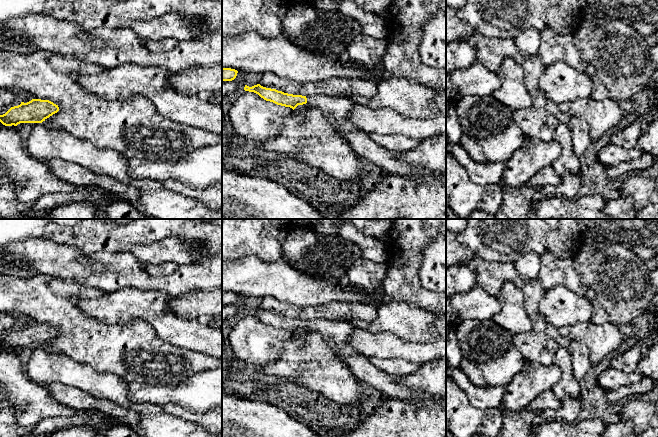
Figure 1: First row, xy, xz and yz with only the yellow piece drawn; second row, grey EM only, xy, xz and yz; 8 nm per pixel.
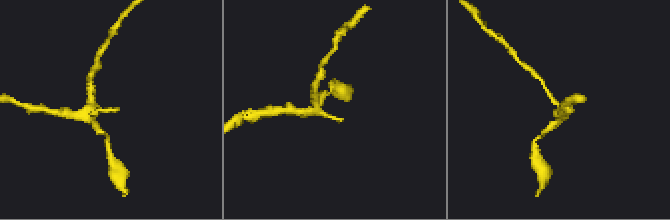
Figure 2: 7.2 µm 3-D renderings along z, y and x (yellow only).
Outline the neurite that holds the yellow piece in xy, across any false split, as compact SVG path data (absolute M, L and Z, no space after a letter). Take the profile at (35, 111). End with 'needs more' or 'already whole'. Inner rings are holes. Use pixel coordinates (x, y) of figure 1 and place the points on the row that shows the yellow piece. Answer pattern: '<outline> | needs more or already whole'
M32 99L31 101L11 107L0 115L0 122L5 126L17 126L20 123L42 123L59 111L58 105L49 100Z | already whole

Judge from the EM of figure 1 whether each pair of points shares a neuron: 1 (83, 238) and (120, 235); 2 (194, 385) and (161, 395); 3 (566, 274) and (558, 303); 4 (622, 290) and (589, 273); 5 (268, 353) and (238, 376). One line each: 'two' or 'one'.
1: one
2: one
3: two
4: one
5: two

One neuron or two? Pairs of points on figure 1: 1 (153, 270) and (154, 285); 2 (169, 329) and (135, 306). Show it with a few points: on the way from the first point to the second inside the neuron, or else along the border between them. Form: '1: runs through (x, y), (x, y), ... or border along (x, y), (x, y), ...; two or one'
1: border along (143, 268), (151, 275), (169, 275), (176, 271); two
2: runs through (161, 321), (143, 306); one

